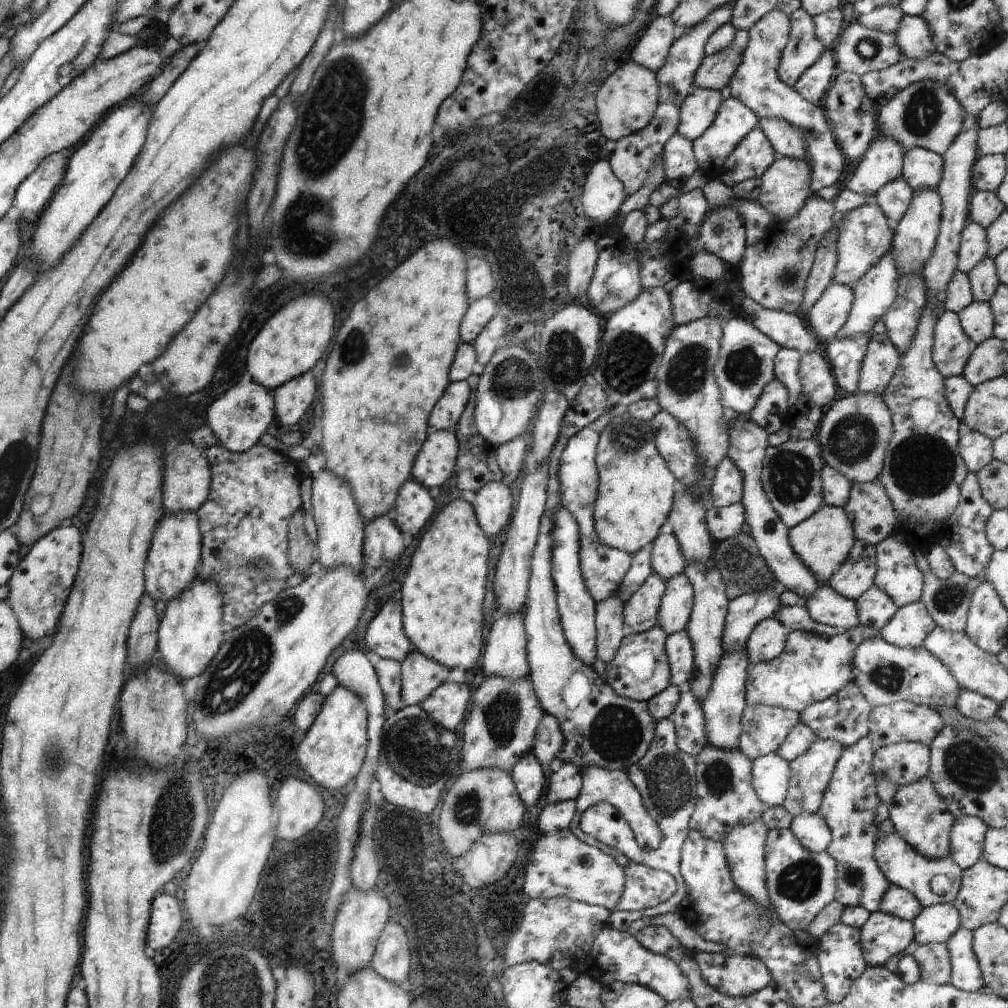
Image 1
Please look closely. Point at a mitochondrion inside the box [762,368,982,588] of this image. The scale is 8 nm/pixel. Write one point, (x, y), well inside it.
(922, 465)

